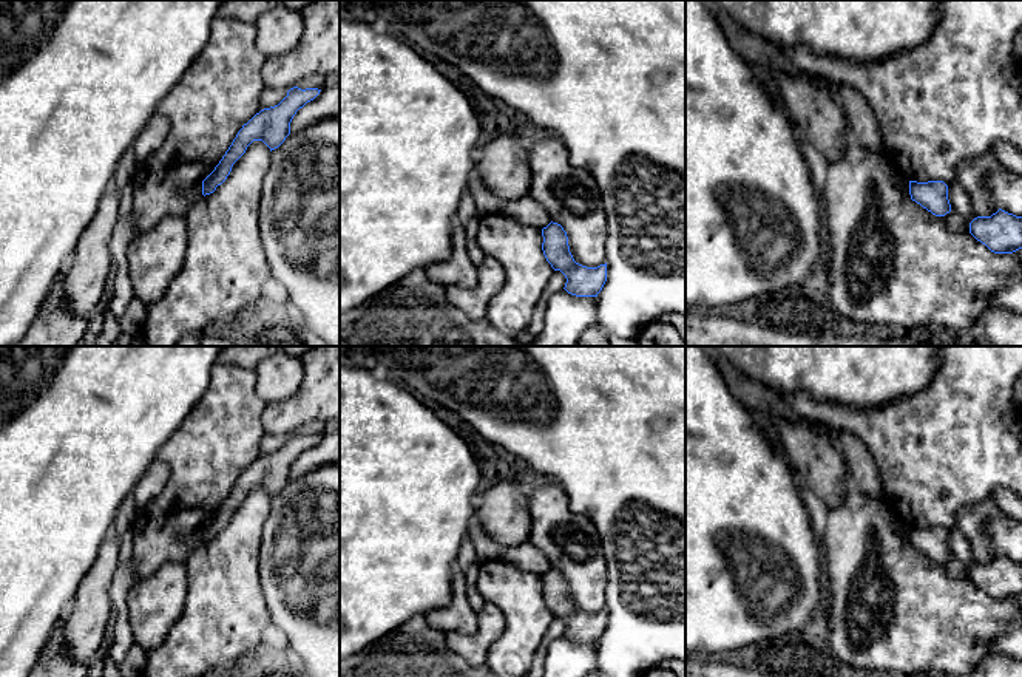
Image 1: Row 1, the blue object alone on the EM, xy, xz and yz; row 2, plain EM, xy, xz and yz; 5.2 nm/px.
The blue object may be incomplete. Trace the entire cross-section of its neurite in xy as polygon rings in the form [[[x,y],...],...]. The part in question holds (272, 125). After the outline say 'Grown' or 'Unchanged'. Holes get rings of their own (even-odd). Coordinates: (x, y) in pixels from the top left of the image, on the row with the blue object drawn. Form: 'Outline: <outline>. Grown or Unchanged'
Outline: [[[293,87],[278,105],[261,110],[244,124],[219,164],[202,181],[202,195],[213,193],[227,179],[233,164],[245,153],[253,141],[262,141],[270,151],[278,148],[290,134],[290,122],[296,111],[313,100],[320,91],[318,88],[301,90]]]. Unchanged

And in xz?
Outline: [[[550,223],[542,229],[542,250],[554,270],[560,270],[565,278],[565,291],[576,297],[597,297],[607,281],[607,263],[597,267],[587,267],[574,261],[568,236],[557,223]]]. Unchanged

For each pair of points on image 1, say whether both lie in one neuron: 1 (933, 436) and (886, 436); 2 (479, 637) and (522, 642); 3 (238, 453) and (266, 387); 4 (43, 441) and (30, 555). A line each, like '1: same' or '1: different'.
1: same
2: different
3: different
4: same

